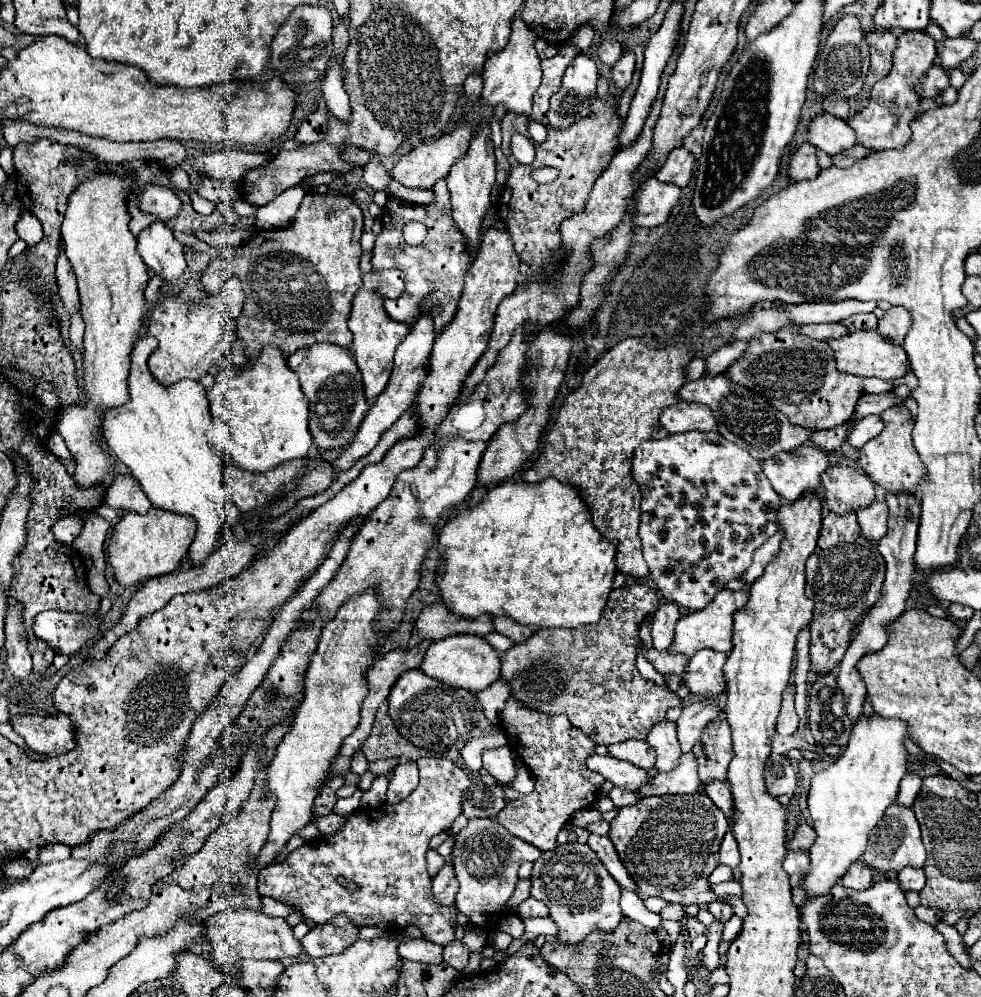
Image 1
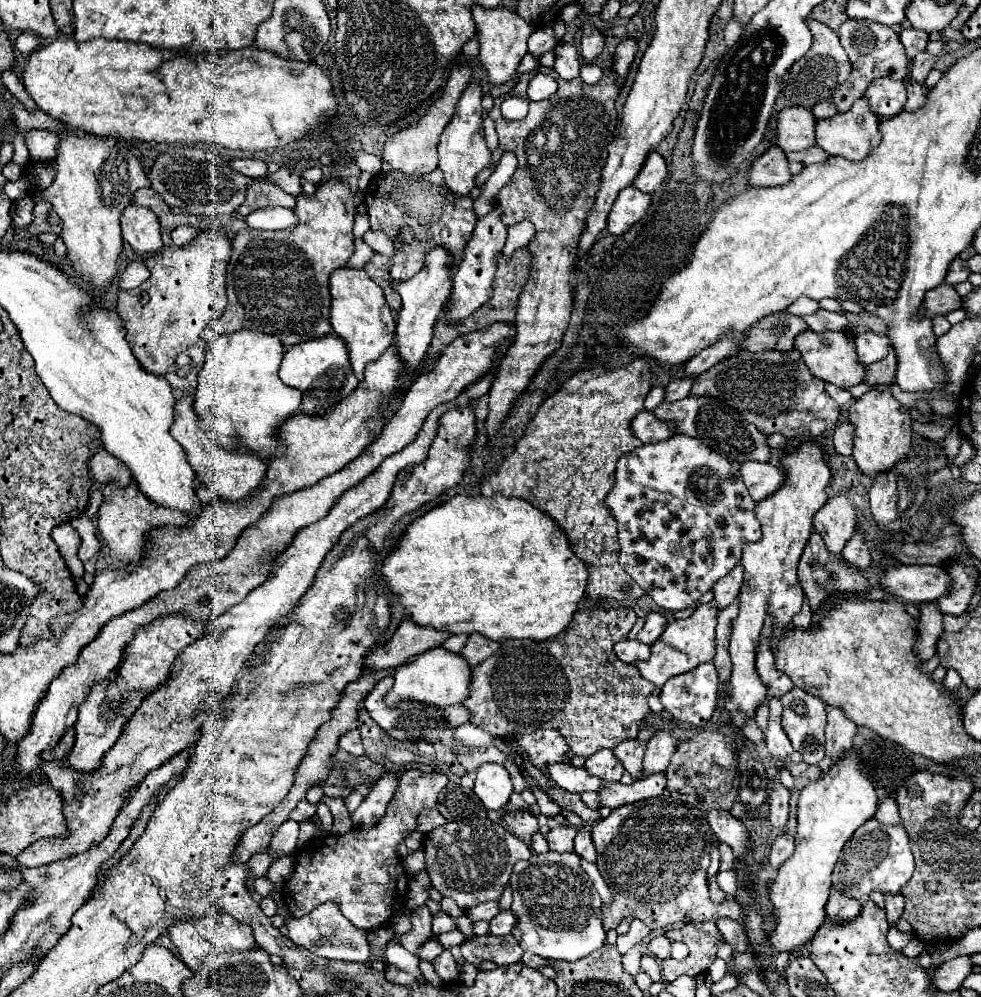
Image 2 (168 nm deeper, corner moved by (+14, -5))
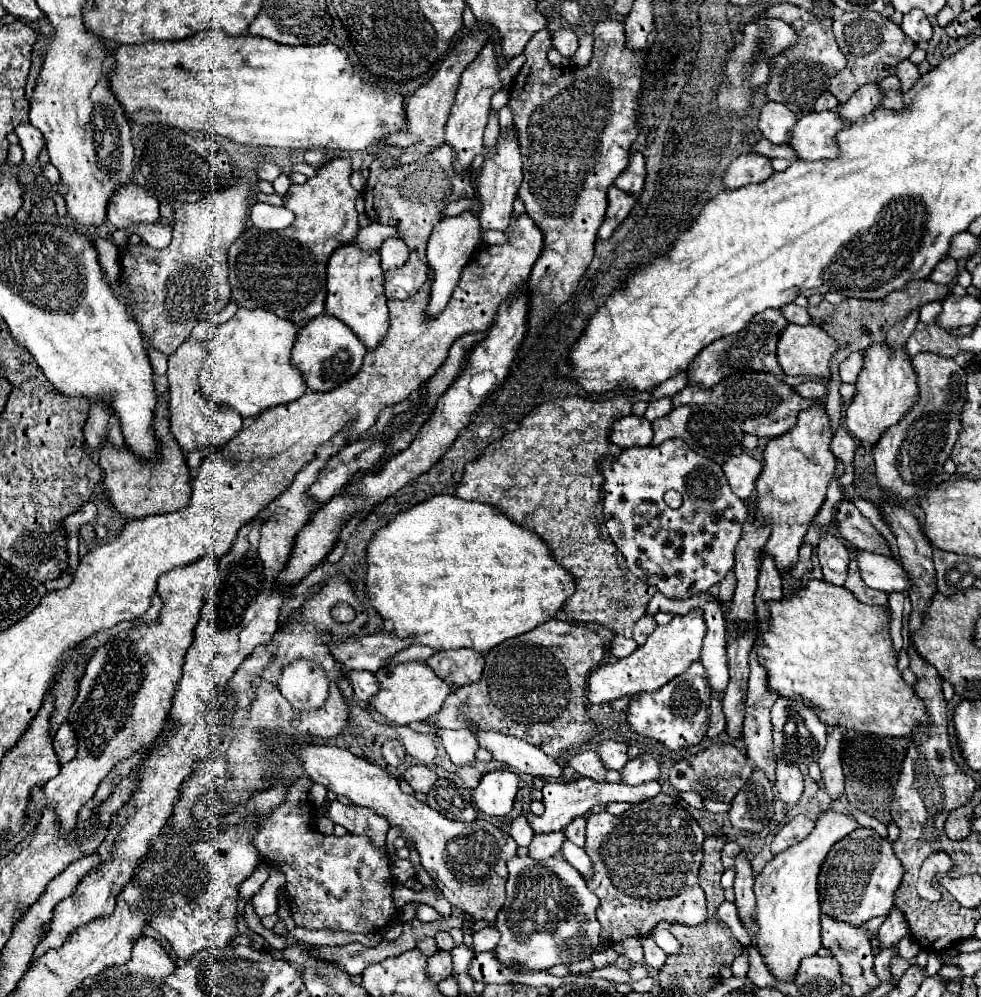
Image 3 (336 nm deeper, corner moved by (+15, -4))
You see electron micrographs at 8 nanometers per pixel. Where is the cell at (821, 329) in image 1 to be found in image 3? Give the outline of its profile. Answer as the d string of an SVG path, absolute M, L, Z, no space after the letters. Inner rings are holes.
M780 310L758 312L744 330L736 332L734 336L720 338L716 342L712 342L710 346L706 346L704 350L700 350L700 354L696 354L696 358L688 366L688 384L702 384L704 388L712 388L724 376L732 376L732 372L738 372L738 370L754 370L754 372L762 370L762 372L772 372L774 376L778 376L778 380L782 380L782 382L786 382L790 386L807 381L820 382L826 385L828 381L825 378L788 376L776 364L776 342L778 342L780 332L784 330L786 324L788 324L788 320L782 316Z

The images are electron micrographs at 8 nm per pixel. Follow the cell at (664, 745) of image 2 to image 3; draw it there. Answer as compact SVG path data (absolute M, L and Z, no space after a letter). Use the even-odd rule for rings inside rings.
M642 754L634 760L628 760L628 764L620 770L624 784L642 784L648 780L656 780L658 774L660 774L658 762L648 754Z

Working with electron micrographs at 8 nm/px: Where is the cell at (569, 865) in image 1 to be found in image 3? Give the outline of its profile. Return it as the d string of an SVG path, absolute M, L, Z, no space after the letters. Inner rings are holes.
M530 856L508 860L508 882L506 882L506 902L496 918L496 930L500 932L500 942L494 950L496 958L512 968L514 972L542 972L556 964L572 964L590 958L600 944L600 922L596 920L598 896L588 890L582 874L576 872L562 856L552 856L548 860L534 860Z

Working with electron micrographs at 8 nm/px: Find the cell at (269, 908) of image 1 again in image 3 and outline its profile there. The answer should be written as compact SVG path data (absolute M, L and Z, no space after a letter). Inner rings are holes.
M270 868L270 878L264 882L264 886L260 888L260 892L252 898L252 906L254 912L262 918L268 914L276 914L278 910L278 888L282 888L286 883L284 874L276 868Z

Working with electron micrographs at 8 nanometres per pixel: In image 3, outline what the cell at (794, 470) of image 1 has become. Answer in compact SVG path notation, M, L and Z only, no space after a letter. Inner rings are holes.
M740 454L740 456L728 458L722 464L722 470L724 470L724 476L726 476L732 492L736 496L740 496L742 500L748 500L752 496L754 482L762 472L762 464L748 454Z

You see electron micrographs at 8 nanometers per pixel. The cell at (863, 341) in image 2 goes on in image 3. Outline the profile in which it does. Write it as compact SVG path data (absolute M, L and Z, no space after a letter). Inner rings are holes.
M852 352L852 354L840 364L840 378L842 378L842 382L854 384L856 378L858 378L858 374L860 374L860 370L862 370L862 364L864 364L862 352Z

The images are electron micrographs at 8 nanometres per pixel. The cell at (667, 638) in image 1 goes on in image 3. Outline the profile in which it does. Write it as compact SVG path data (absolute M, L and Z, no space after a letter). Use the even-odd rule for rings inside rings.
M642 616L636 624L634 624L634 630L632 630L632 638L636 640L638 646L642 646L646 642L646 638L654 632L656 628L656 622L652 616Z

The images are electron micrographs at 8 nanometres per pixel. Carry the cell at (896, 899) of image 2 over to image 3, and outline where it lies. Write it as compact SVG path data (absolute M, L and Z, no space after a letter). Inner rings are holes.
M892 910L886 918L886 922L876 932L876 938L880 940L880 948L892 948L896 946L904 936L908 936L908 922L900 910Z

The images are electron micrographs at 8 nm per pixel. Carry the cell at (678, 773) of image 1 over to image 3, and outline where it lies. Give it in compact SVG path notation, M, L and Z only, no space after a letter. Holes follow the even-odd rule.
M580 778L574 782L554 782L554 784L546 784L542 788L542 802L546 806L544 814L536 816L532 812L526 814L528 824L532 826L534 834L548 834L548 832L560 832L564 830L564 826L574 818L574 816L584 816L588 814L596 804L610 804L610 802L630 802L630 804L640 804L648 798L654 798L660 792L660 784L656 780L652 782L644 782L638 786L628 786L628 784L610 784L610 782L596 782L596 780L588 780L588 778Z

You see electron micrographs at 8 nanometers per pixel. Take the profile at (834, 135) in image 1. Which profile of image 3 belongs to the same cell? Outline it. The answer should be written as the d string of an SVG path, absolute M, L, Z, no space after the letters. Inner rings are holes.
M766 102L760 108L758 130L772 144L784 144L784 142L788 142L794 124L796 124L796 116L784 104Z

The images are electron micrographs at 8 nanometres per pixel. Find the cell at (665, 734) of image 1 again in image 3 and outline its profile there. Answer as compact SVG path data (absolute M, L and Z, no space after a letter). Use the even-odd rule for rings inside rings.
M604 740L596 752L608 770L622 770L628 762L628 746L614 740Z

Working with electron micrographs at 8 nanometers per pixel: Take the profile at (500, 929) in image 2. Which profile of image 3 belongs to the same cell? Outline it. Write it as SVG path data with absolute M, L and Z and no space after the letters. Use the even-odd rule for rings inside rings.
M482 928L474 932L472 938L474 938L474 952L494 952L500 936L496 928Z

